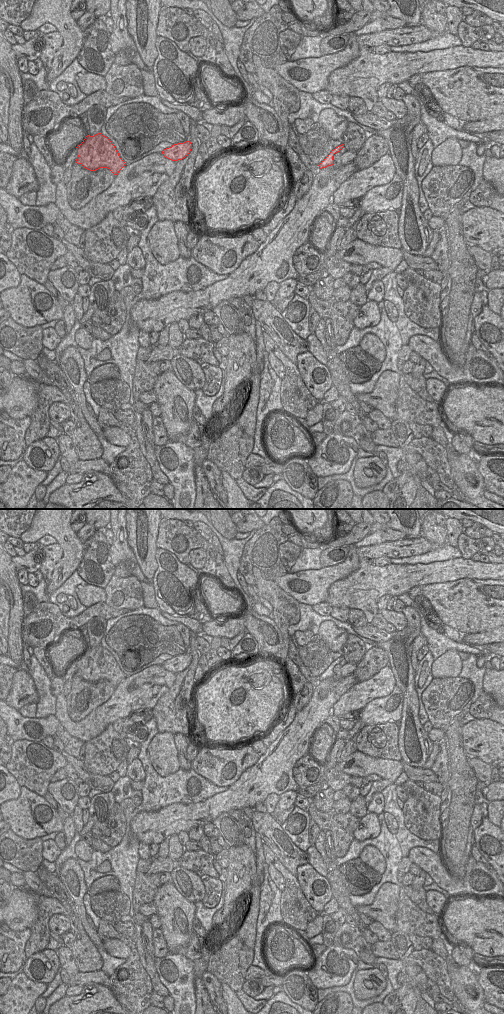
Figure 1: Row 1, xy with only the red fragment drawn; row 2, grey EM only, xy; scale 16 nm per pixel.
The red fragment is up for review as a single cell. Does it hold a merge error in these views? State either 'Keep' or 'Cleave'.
Keep

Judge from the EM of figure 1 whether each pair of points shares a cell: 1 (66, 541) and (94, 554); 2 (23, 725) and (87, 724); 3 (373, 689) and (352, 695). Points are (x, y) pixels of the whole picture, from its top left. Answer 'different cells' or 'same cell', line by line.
1: different cells
2: different cells
3: same cell

